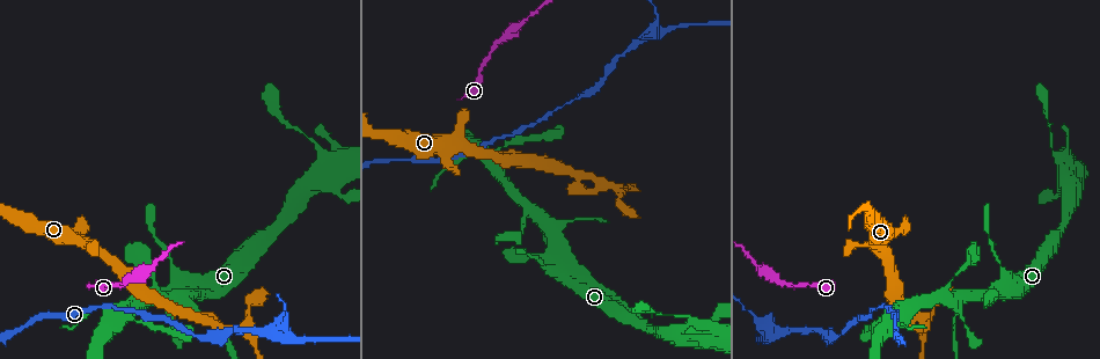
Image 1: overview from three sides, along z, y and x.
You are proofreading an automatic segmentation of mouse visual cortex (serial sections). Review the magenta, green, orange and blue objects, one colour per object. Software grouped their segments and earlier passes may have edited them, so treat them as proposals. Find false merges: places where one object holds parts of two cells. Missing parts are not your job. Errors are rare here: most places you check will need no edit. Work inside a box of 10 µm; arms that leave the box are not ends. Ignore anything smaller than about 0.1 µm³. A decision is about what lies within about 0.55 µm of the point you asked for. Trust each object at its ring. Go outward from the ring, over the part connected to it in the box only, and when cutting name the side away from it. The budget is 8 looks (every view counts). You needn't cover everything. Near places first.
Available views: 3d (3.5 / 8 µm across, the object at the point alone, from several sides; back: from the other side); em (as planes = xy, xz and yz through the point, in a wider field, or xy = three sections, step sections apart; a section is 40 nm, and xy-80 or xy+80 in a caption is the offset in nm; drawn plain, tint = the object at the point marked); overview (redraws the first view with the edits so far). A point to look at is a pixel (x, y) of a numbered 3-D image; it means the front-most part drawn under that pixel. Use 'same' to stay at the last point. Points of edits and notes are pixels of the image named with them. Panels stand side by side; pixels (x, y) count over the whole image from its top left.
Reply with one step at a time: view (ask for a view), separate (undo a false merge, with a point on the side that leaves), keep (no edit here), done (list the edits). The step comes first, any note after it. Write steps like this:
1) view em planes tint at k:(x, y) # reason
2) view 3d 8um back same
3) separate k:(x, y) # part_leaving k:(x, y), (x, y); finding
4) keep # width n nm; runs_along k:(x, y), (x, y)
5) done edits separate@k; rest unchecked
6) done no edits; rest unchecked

view 3d 8um back at 1:(554, 231) # three arms meet

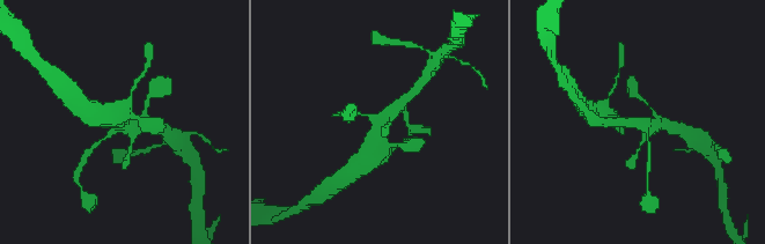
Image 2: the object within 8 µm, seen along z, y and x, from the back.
view 3d 3.5um same # closer look

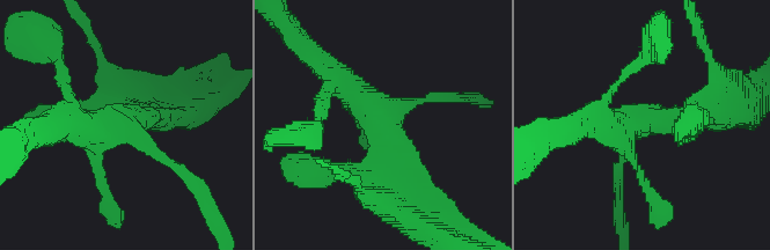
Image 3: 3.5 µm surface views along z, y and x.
view em planes tint at 3:(642, 121) # need the tissue

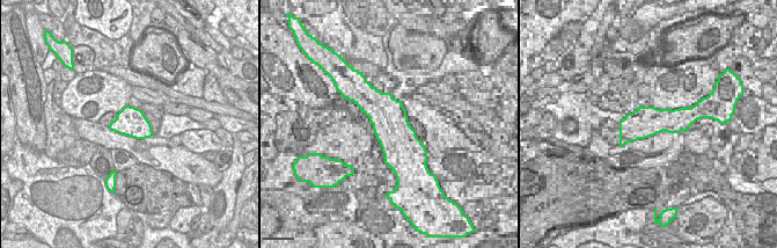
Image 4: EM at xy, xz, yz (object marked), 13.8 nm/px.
keep # runs_along 3:(401, 193), (390, 133), (327, 68); one cell here

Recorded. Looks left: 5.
view 3d 3.5um at 1:(649, 37) # a fork

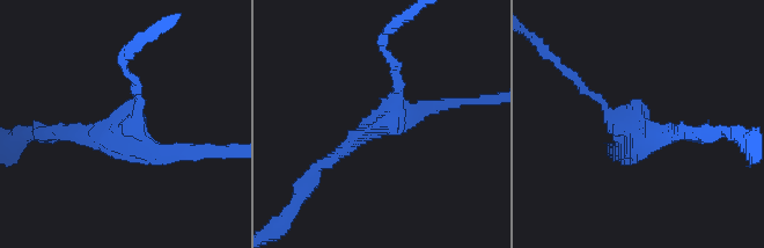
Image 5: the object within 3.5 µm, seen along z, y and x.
view em xy step 5 tint at 5:(123, 142) # now the EM

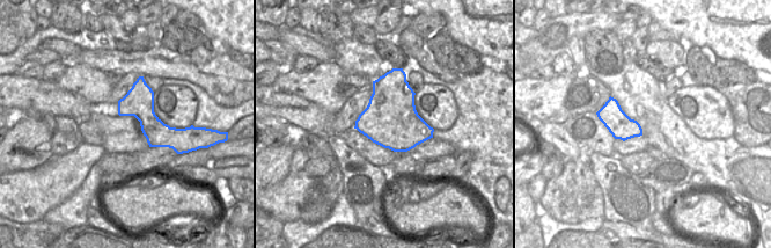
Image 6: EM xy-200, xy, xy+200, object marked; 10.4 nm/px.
view em xy step 3 tint same

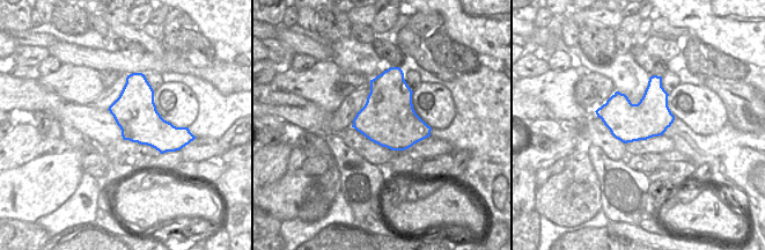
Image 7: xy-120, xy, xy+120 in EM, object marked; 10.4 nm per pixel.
keep # width 550 nm; runs_along 5:(316, 169), (369, 128), (452, 104); one cell here

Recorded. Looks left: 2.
view 3d 8um at 1:(246, 326) # abrupt turn

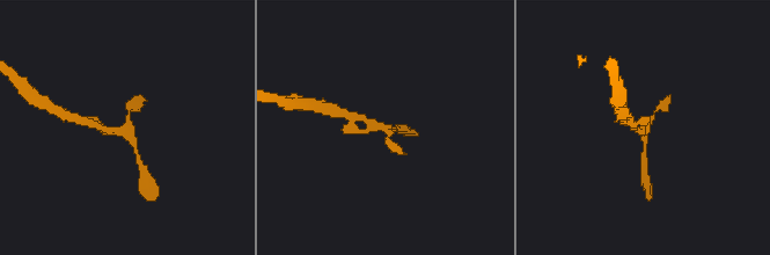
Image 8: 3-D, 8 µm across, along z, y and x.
view em xy step 2 tint same

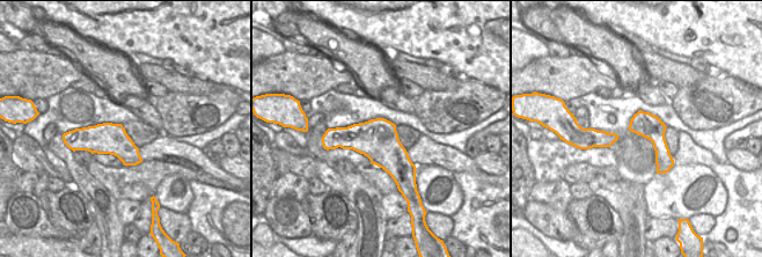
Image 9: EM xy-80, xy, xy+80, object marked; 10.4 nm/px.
keep # runs_along 8:(352, 118), (387, 130), (393, 146); continuous, no second cell

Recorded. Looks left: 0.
done no edits; rest unchecked

